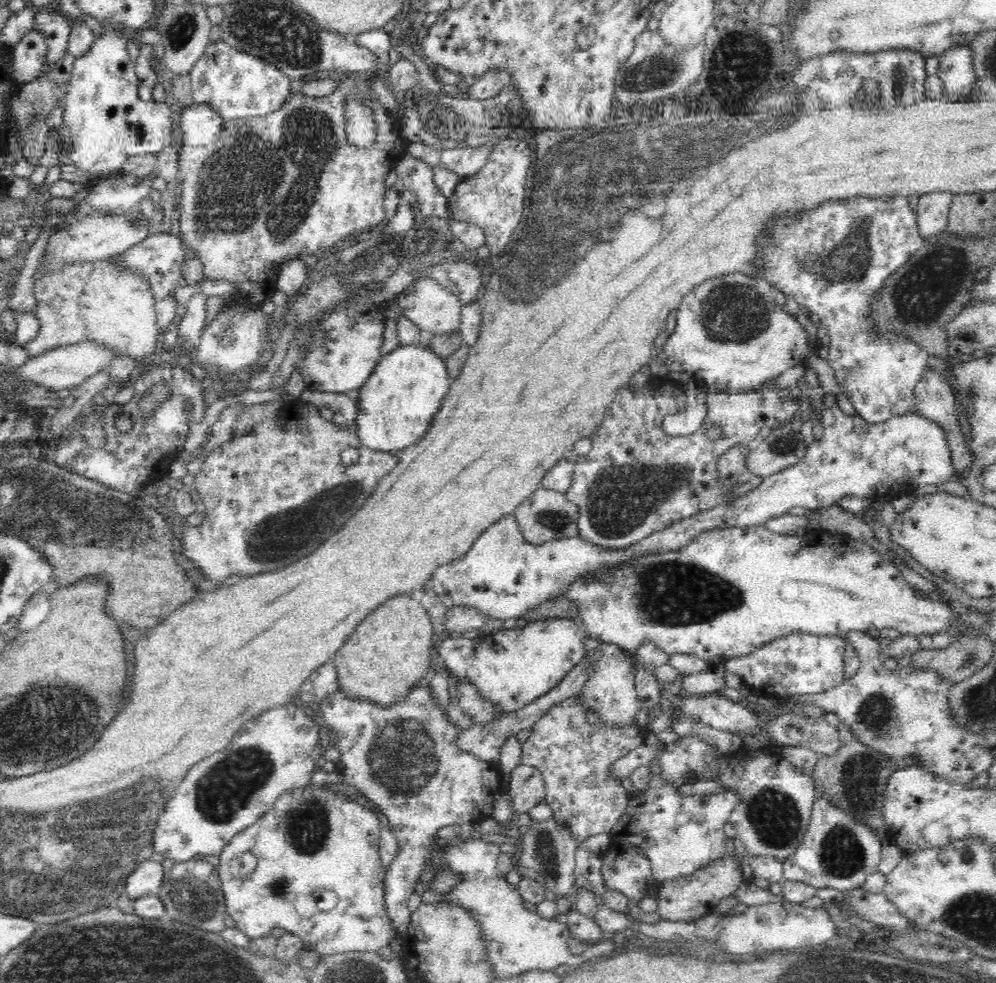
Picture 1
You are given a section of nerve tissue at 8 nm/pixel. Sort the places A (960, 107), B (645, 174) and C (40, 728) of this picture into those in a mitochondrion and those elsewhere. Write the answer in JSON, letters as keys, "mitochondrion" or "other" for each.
{"A":"other","B":"mitochondrion","C":"mitochondrion"}

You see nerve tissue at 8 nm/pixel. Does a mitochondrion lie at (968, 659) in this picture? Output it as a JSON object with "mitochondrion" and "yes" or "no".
{"mitochondrion":"yes"}

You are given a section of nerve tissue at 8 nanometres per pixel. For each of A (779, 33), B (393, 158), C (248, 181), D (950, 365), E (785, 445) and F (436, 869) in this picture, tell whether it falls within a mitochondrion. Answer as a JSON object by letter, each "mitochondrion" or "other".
{"A":"other","B":"other","C":"mitochondrion","D":"other","E":"mitochondrion","F":"other"}

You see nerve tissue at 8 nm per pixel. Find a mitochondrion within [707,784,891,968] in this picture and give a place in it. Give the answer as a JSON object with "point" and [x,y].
{"point":[775,817]}

